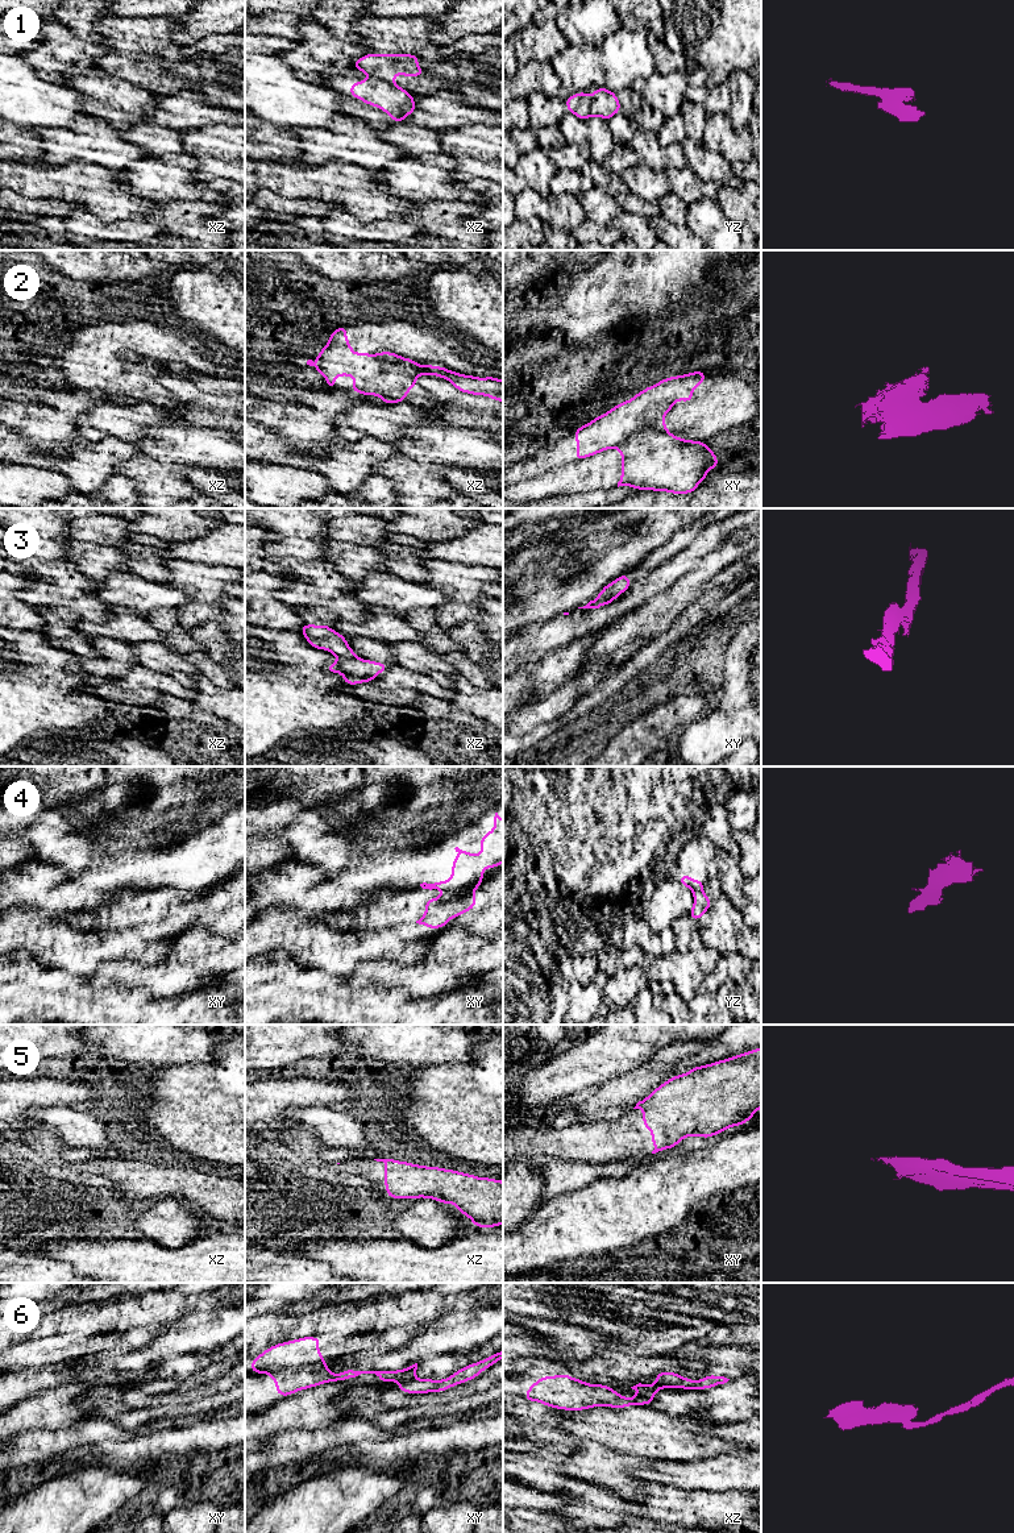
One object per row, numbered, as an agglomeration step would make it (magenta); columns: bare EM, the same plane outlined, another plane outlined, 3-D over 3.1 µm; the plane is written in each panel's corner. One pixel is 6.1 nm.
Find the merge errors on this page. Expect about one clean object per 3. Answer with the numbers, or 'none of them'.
1, 2, 3, 4, 6

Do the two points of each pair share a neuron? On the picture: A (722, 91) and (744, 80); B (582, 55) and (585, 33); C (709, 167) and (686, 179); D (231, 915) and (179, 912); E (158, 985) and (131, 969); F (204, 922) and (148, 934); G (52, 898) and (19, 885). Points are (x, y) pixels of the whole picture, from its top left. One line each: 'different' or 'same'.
A: different
B: different
C: different
D: same
E: same
F: same
G: same

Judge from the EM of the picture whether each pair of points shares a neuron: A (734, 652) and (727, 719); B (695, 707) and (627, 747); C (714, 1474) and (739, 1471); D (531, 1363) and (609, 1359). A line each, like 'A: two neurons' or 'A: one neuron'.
A: one neuron
B: one neuron
C: one neuron
D: one neuron

